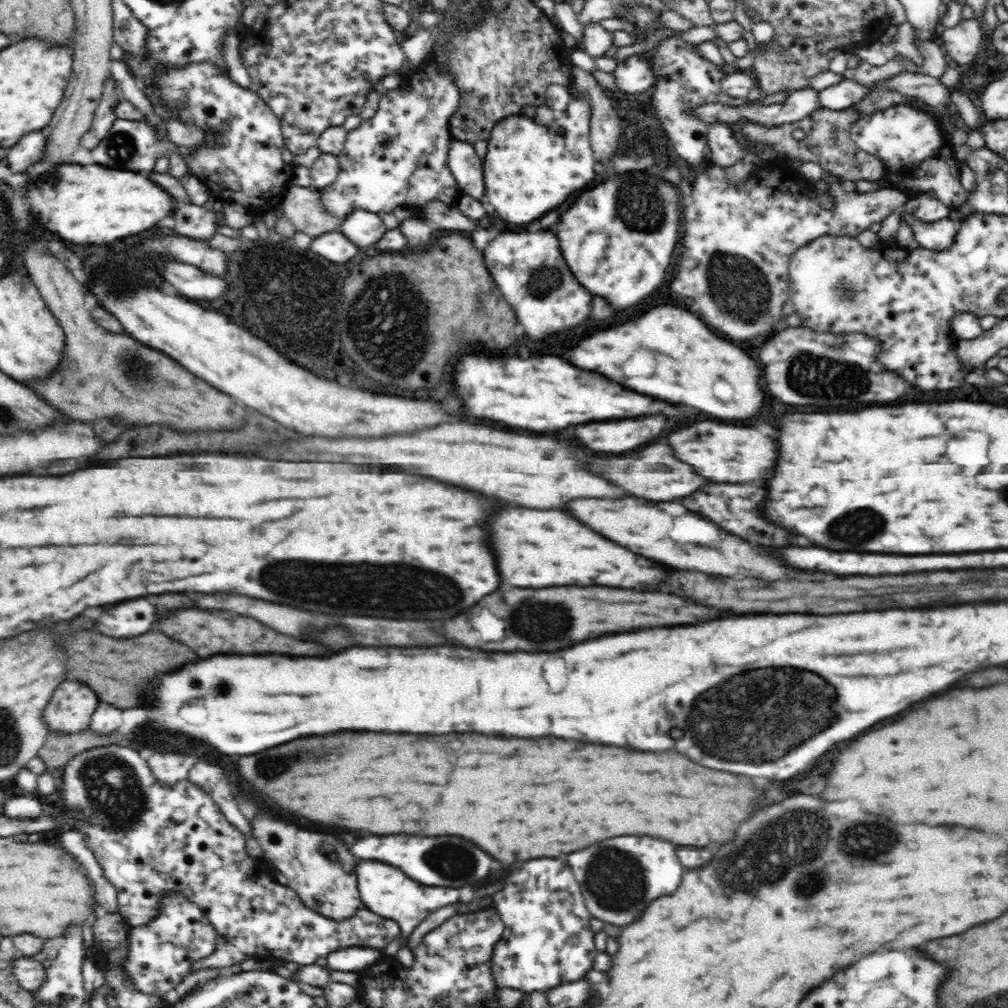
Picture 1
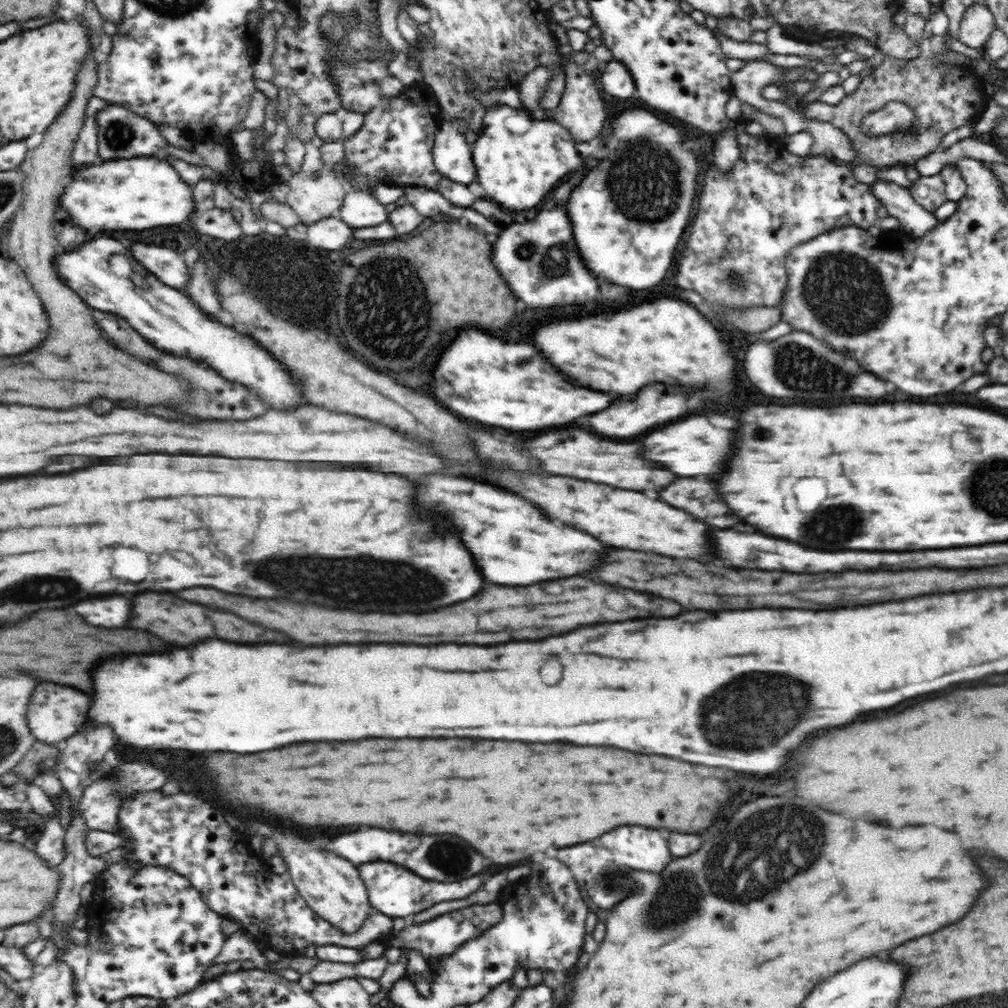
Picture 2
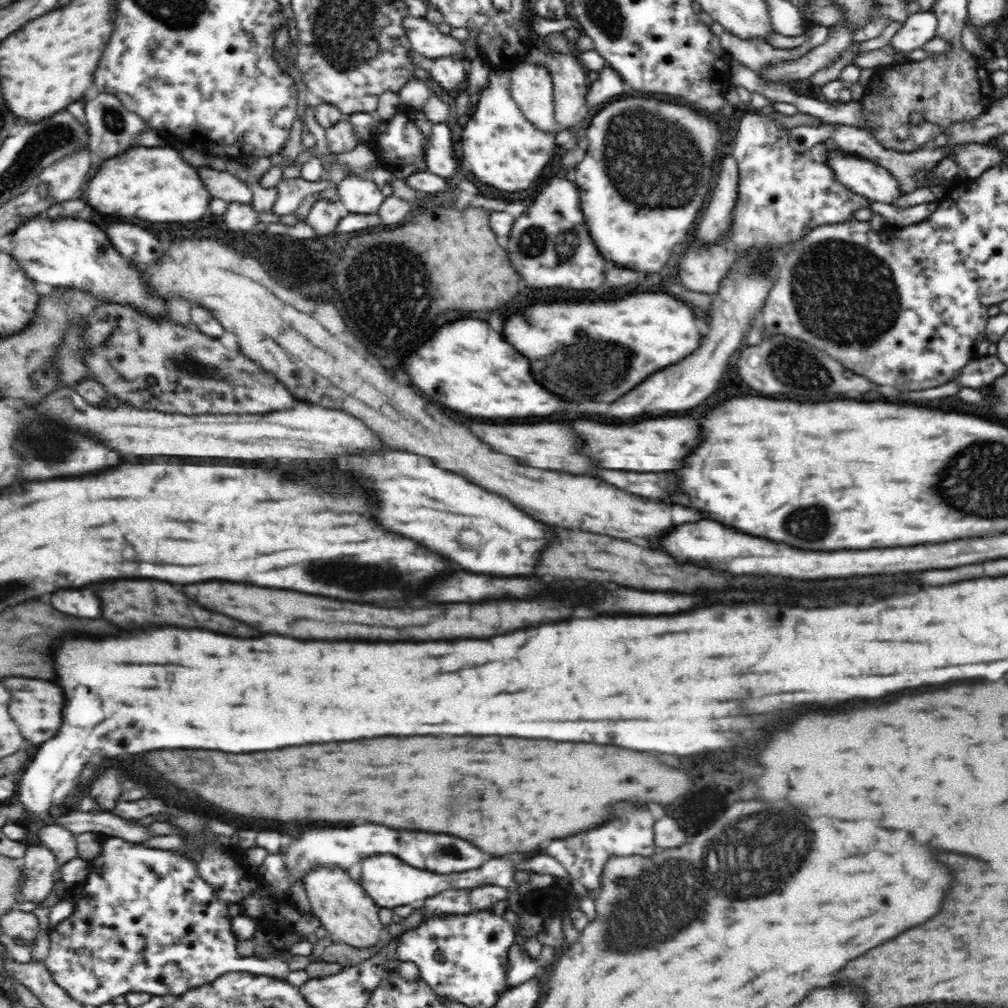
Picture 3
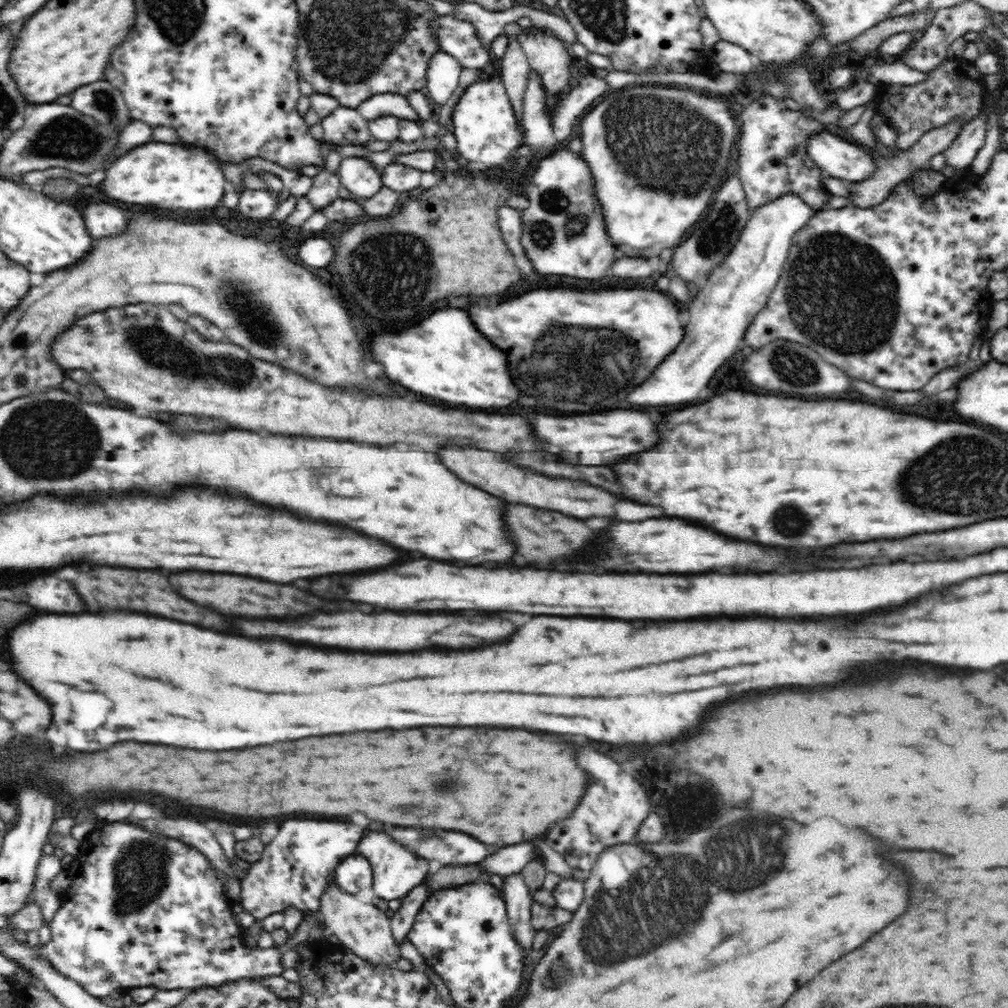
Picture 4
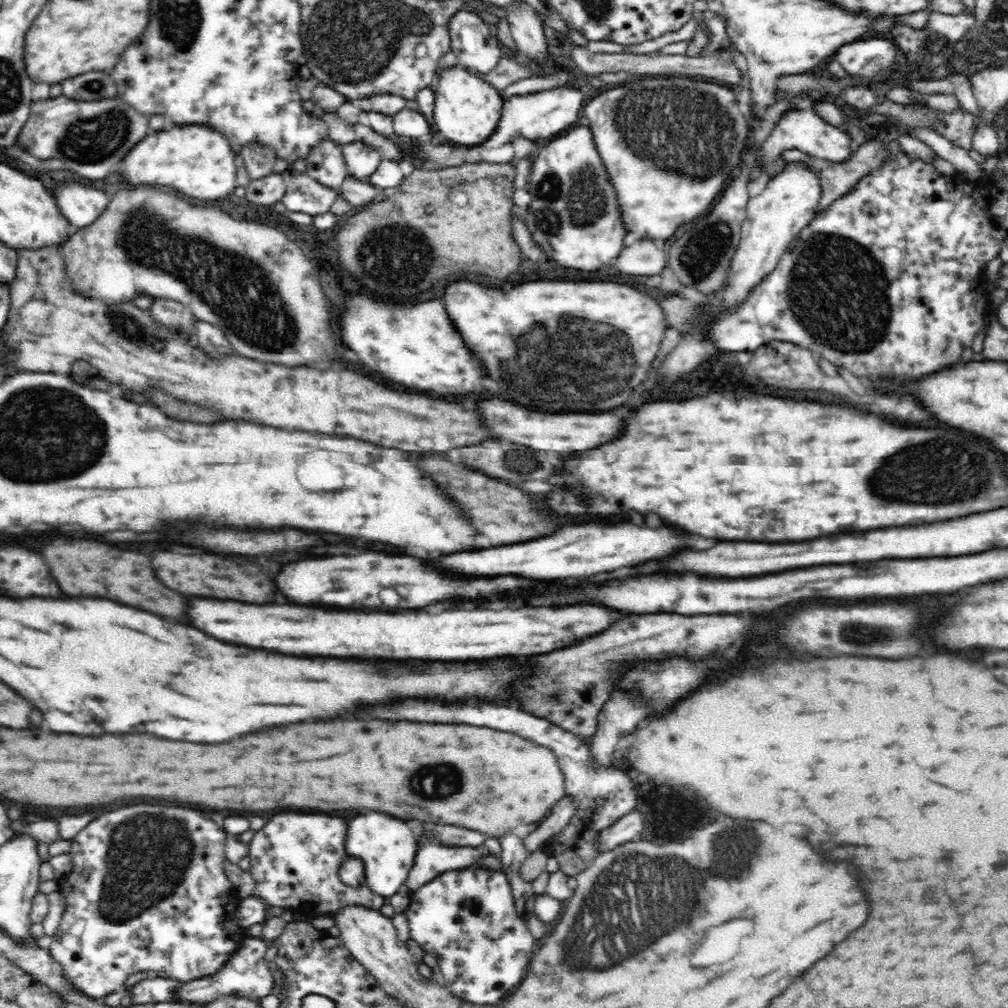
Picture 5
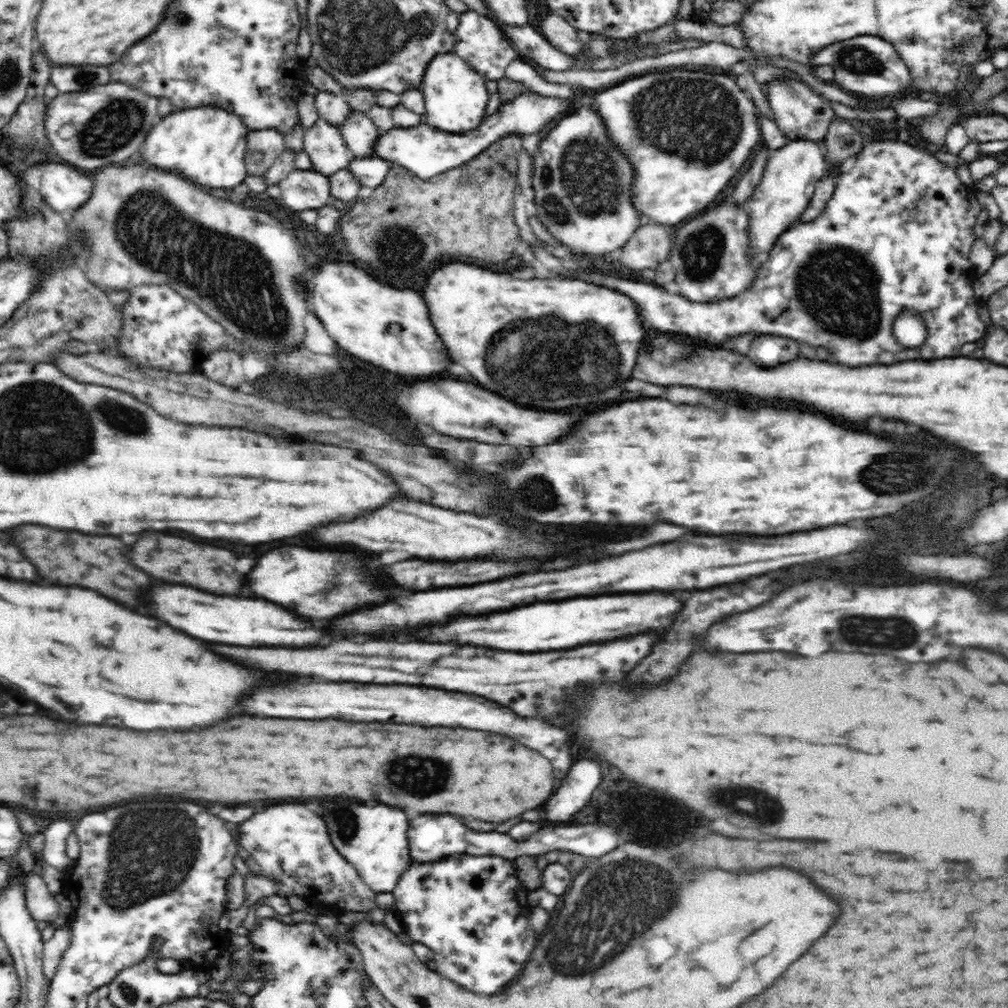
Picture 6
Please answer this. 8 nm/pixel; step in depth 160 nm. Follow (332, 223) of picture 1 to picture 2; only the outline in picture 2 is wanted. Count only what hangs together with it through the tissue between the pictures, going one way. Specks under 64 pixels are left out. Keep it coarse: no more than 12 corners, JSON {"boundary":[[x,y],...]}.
{"boundary":[[294,174],[287,205],[307,226],[336,217],[348,191],[334,174]]}

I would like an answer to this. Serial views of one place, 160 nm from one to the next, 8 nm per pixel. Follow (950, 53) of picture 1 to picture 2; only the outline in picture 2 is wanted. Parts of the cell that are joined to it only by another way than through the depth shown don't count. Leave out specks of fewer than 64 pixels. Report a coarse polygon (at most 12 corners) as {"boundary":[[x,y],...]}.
{"boundary":[[974,3],[960,21],[957,38],[983,50],[994,25],[990,8]]}

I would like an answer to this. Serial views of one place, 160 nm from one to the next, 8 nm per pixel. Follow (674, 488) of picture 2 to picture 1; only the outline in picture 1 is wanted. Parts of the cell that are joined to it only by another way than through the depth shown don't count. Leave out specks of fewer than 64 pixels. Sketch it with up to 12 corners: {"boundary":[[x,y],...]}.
{"boundary":[[750,482],[708,484],[684,506],[750,544],[784,548],[758,512],[766,492]]}

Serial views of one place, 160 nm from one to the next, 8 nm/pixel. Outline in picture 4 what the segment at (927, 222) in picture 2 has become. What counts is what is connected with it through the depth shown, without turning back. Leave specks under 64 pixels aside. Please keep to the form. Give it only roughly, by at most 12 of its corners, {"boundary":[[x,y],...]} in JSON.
{"boundary":[[825,129],[806,154],[825,175],[847,183],[876,172],[871,152]]}

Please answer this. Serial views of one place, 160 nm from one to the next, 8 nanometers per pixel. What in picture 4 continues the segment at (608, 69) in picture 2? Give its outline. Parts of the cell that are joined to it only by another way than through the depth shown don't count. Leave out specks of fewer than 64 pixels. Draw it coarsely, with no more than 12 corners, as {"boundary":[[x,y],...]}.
{"boundary":[[586,76],[560,96],[550,122],[559,143],[572,134],[586,108],[612,88]]}

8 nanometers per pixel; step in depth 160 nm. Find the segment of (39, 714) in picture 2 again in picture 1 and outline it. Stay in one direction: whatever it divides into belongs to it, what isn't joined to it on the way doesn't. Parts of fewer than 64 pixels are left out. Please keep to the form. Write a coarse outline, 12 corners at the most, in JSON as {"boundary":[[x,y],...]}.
{"boundary":[[65,680],[47,704],[48,732],[89,728],[99,702],[91,686]]}

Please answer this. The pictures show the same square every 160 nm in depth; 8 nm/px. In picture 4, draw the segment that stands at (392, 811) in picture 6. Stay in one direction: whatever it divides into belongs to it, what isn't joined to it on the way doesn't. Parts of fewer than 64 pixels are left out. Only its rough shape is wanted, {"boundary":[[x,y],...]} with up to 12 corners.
{"boundary":[[382,832],[356,852],[370,863],[373,891],[401,900],[428,876],[427,860]]}

